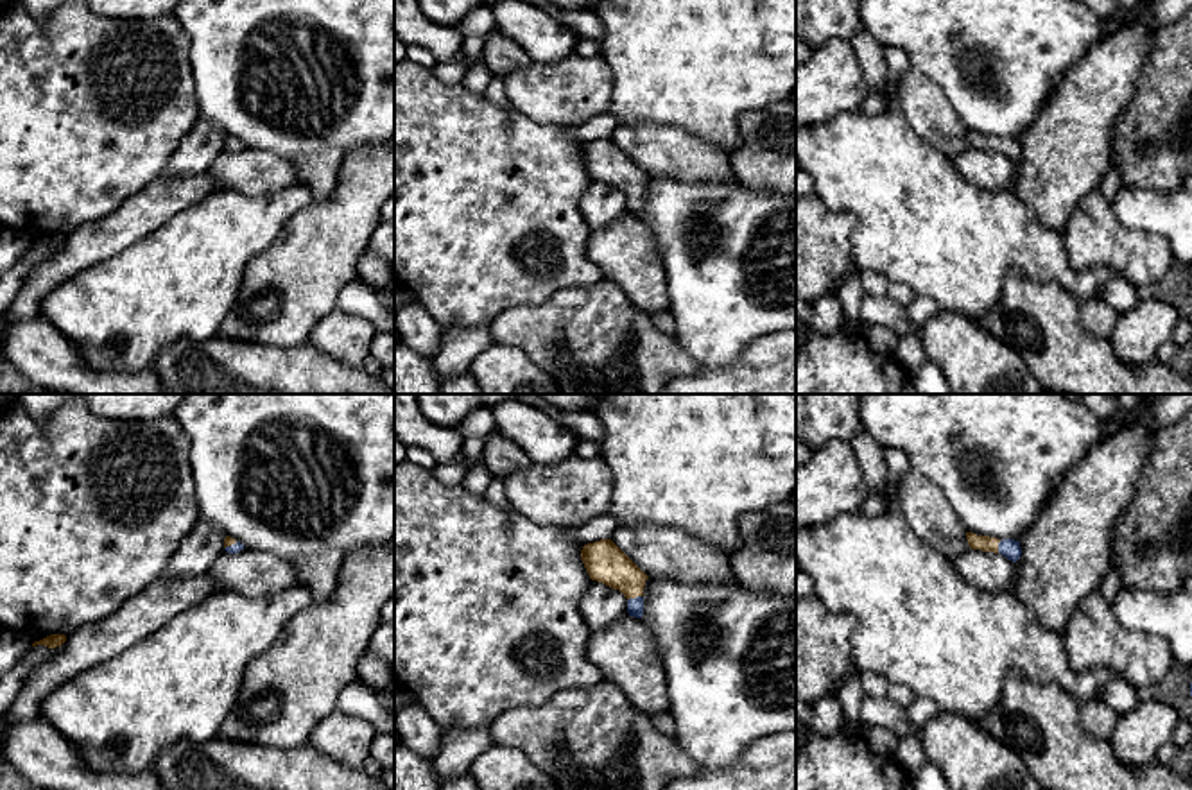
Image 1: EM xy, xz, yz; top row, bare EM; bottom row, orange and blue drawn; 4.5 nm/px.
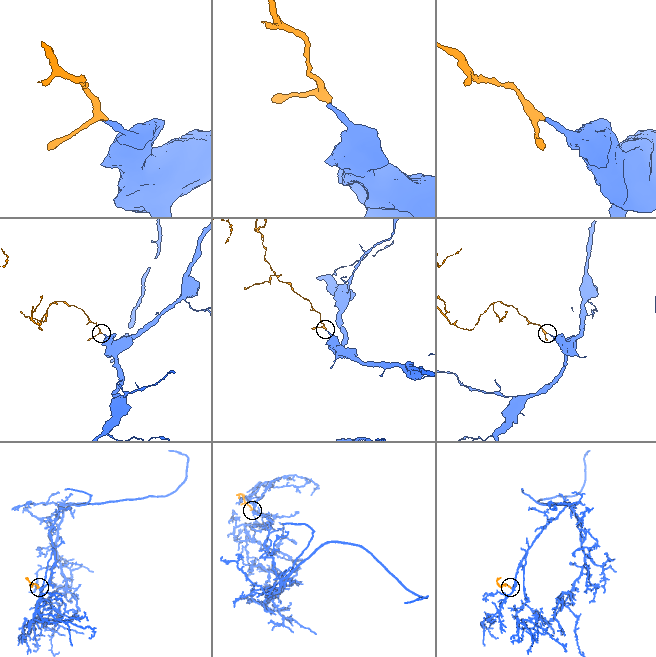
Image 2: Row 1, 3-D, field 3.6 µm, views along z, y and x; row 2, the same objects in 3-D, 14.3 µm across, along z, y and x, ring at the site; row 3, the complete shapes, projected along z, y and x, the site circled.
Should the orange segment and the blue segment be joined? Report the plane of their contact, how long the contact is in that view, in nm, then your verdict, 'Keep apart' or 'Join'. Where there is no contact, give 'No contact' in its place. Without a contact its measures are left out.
Touches orange in xz. Shared border 80 nm. Join

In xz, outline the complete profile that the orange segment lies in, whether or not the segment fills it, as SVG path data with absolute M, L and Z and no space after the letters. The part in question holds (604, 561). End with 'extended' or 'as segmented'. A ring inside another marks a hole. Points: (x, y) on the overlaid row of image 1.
M611 539L588 543L581 559L592 580L618 589L627 598L629 616L644 614L645 575Z | extended

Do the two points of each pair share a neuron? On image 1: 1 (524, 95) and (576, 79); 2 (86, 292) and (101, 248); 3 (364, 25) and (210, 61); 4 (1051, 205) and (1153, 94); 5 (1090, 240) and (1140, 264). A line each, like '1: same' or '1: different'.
1: same
2: different
3: same
4: different
5: same

